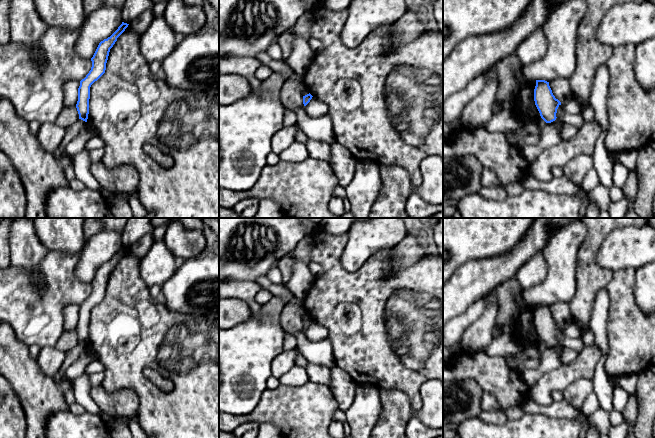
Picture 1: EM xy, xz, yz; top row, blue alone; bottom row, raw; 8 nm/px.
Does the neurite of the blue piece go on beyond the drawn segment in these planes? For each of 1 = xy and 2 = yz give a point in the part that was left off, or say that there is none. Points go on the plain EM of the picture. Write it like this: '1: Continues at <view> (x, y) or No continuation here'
1: No continuation here
2: No continuation here

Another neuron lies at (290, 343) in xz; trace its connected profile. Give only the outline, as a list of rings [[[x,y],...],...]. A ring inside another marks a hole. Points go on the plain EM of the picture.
[[[286,333],[283,343],[284,351],[294,350],[297,347],[297,342],[295,336],[289,333]]]

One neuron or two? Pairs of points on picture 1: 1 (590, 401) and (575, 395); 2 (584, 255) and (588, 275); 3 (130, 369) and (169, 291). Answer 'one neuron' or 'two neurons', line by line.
1: two neurons
2: one neuron
3: two neurons

